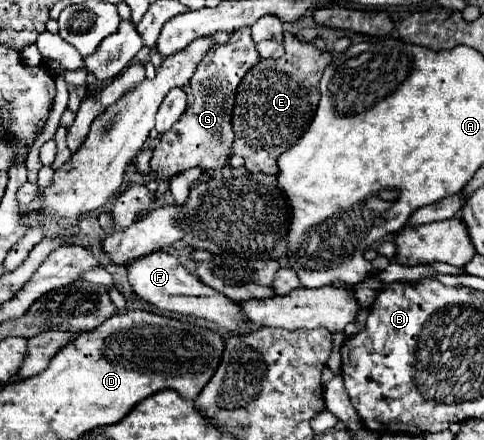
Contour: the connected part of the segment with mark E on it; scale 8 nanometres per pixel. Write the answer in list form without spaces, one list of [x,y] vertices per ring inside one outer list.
[[[285,33],[285,55],[281,59],[263,59],[245,75],[241,91],[237,93],[237,107],[233,111],[235,143],[233,153],[245,159],[249,173],[277,175],[277,155],[287,151],[309,127],[319,103],[319,79],[331,61],[331,53],[315,49],[311,43],[295,39]]]

